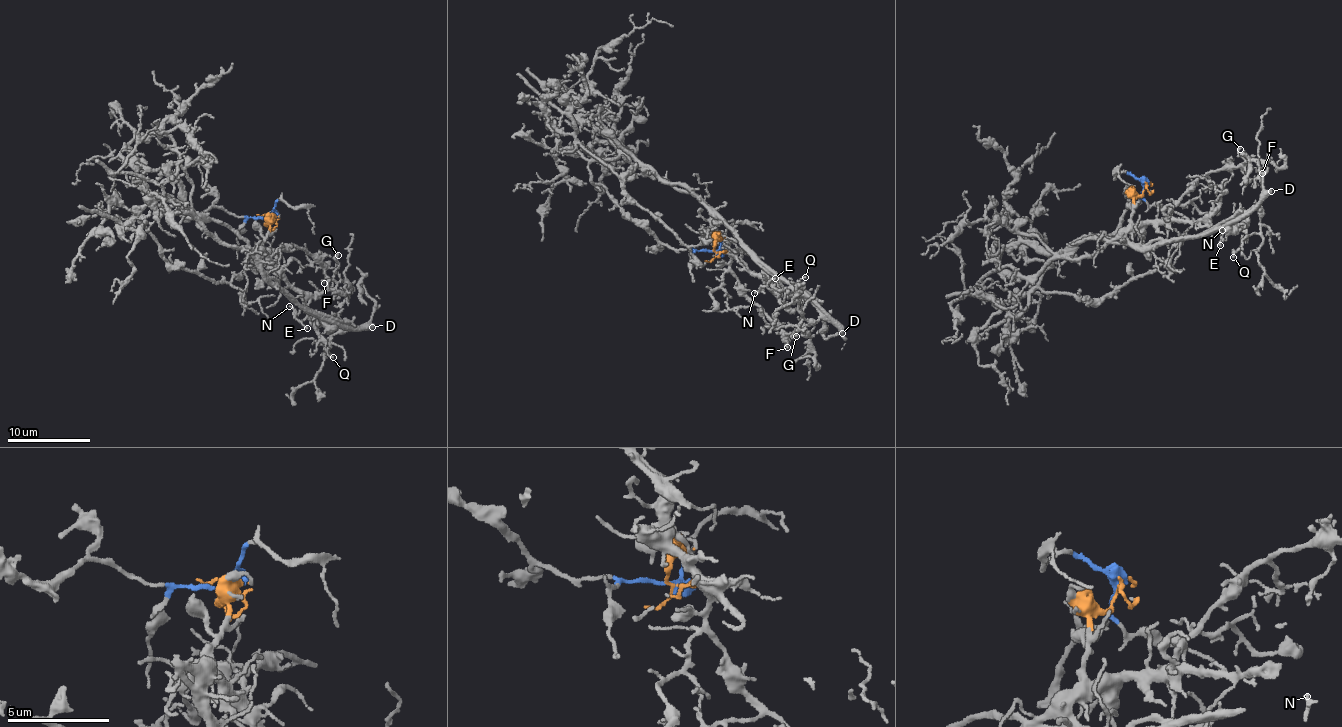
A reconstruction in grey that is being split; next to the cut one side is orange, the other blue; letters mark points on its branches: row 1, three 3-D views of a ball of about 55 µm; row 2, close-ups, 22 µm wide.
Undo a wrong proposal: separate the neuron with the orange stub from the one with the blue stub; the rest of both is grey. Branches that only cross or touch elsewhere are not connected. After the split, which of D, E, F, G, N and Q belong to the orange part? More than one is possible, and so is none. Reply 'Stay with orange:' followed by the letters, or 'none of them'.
Stay with orange: D, E, F, G, N, Q

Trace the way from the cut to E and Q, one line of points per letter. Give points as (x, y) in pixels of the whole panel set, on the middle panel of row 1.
E: (715, 253), (714, 225), (714, 236), (724, 250), (769, 280), (773, 290), (768, 286), (776, 278)
Q: (715, 253), (714, 225), (714, 236), (730, 256), (769, 280), (778, 301), (790, 302), (806, 277)

